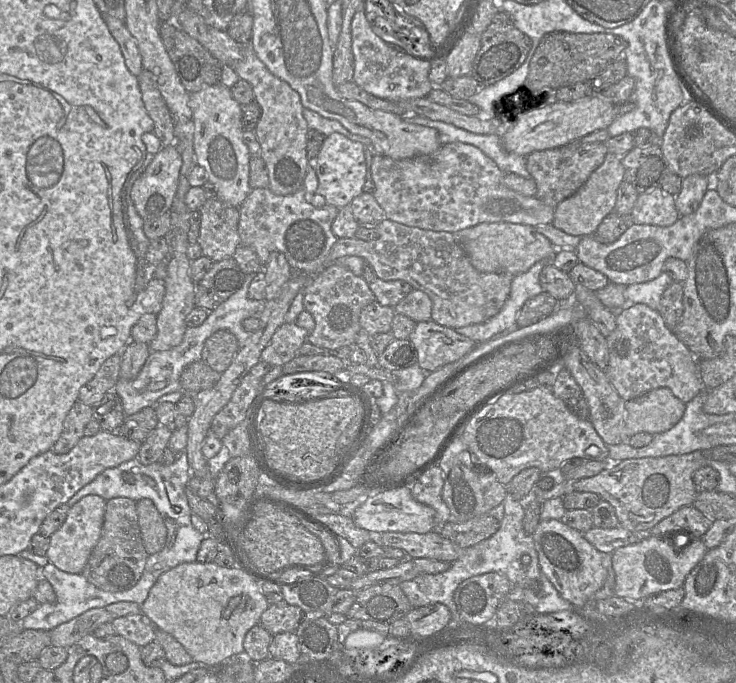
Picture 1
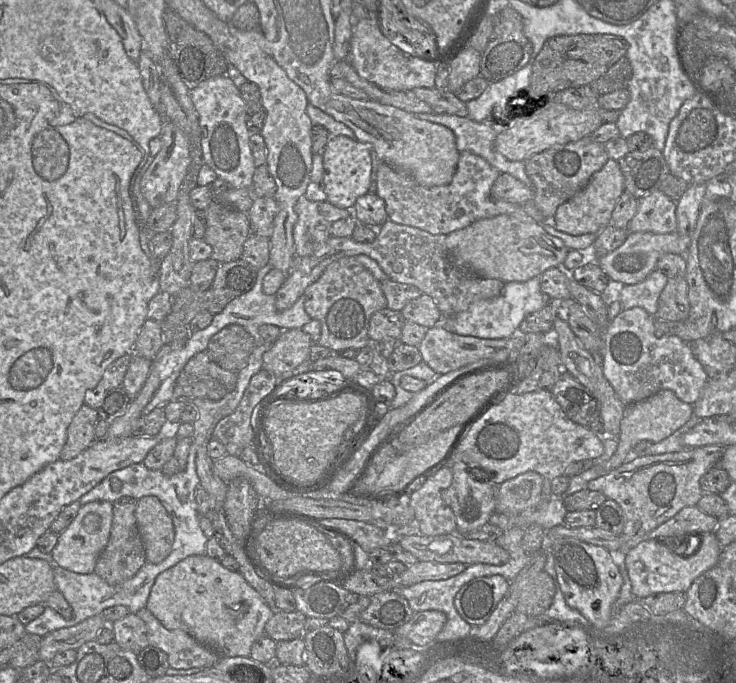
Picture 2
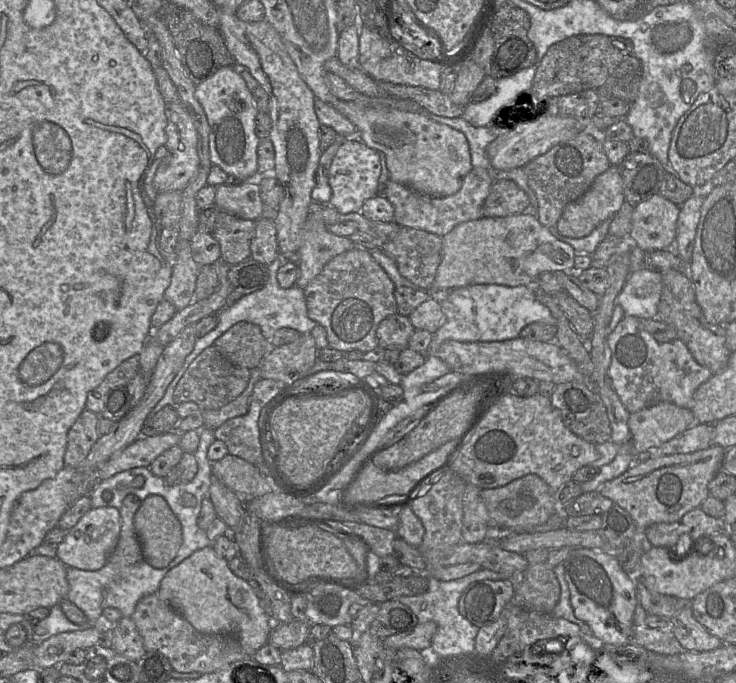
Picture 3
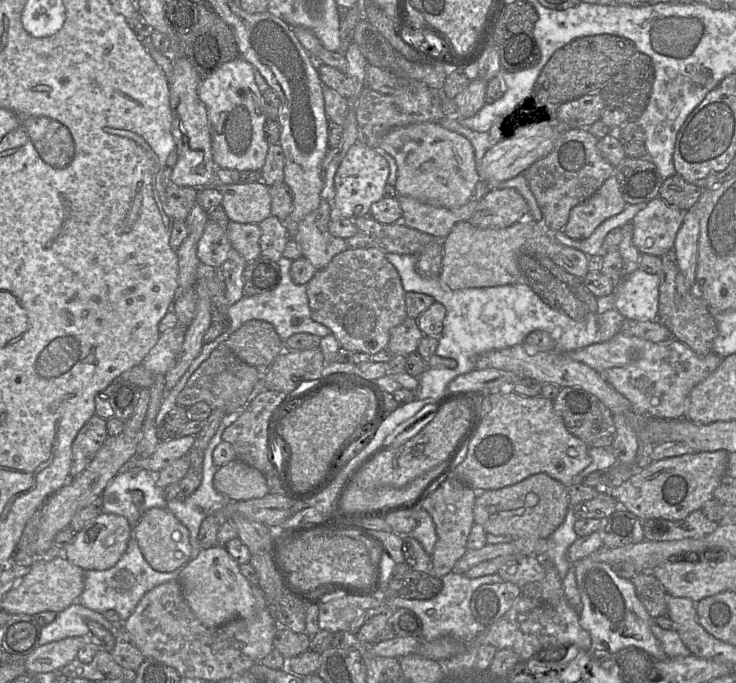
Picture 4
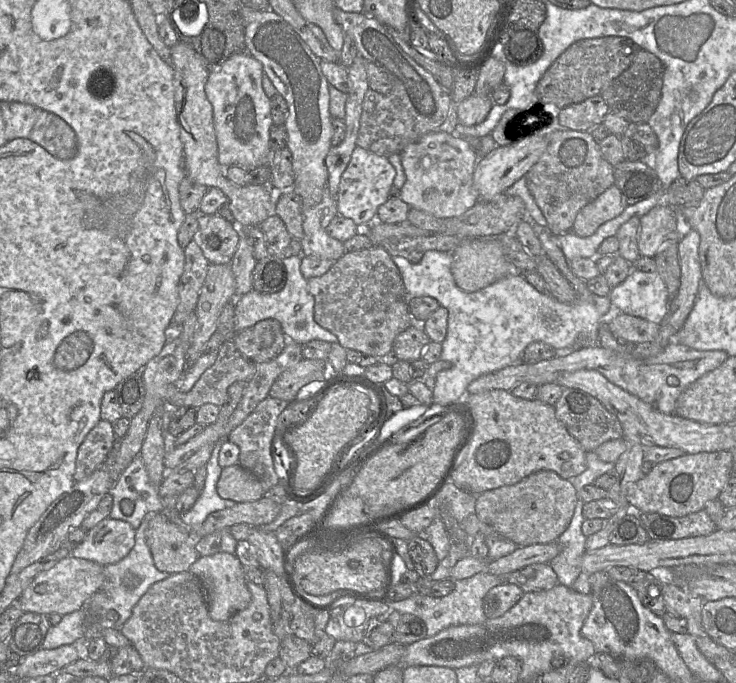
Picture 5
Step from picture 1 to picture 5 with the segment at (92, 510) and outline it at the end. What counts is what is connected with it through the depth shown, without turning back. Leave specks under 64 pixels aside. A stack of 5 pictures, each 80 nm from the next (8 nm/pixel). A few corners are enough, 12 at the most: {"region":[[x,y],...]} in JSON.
{"region":[[105,518],[71,556],[102,566],[131,551],[128,522]]}

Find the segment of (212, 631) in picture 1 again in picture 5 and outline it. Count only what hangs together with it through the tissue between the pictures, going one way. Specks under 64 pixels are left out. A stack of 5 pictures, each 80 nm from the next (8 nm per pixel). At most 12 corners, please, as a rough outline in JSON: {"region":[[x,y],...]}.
{"region":[[235,554],[200,556],[188,571],[201,581],[211,619],[250,604]]}

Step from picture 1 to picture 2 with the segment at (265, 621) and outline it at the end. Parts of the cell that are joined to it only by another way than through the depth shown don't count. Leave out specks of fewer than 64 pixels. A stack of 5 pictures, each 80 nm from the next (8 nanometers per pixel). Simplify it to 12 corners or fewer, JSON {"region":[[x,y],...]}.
{"region":[[275,611],[265,626],[274,641],[302,637],[307,616]]}

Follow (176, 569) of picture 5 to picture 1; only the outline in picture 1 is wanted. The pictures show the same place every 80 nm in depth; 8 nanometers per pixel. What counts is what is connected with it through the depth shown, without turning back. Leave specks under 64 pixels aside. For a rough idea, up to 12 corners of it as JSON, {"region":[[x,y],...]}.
{"region":[[150,499],[136,503],[148,555],[163,549],[164,520]]}

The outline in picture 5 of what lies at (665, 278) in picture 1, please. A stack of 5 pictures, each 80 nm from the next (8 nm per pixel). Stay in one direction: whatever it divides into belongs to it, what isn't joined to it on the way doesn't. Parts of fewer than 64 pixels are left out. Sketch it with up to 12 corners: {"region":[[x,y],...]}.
{"region":[[633,269],[611,289],[614,311],[661,325],[660,274]]}

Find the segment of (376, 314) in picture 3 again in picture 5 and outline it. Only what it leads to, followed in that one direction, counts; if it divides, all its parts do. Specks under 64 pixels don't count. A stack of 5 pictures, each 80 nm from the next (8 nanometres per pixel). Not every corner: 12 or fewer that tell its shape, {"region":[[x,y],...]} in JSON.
{"region":[[346,252],[307,280],[315,321],[380,357],[416,322],[392,256]]}

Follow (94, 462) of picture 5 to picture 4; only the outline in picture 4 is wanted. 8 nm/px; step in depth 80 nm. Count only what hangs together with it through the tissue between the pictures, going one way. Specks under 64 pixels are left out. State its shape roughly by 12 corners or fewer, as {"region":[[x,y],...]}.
{"region":[[97,415],[72,443],[70,477],[83,472],[108,436]]}

